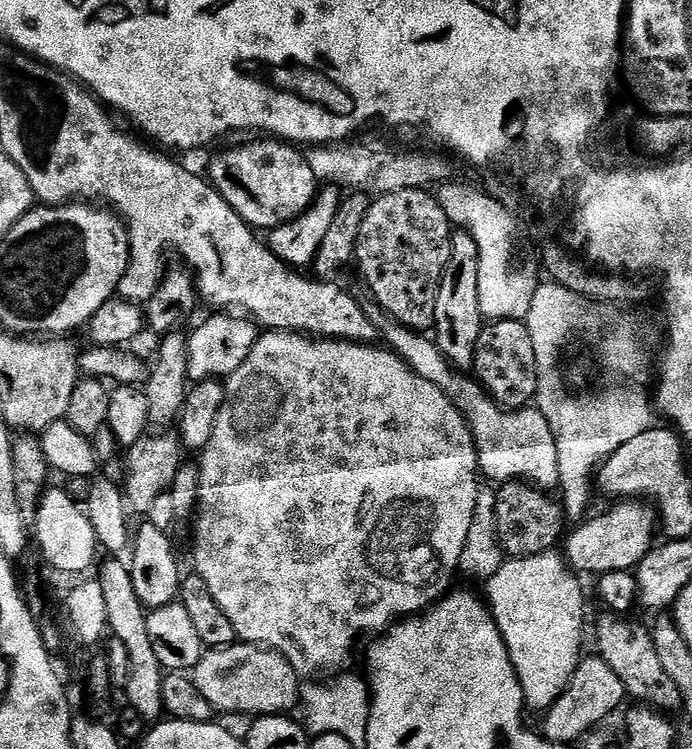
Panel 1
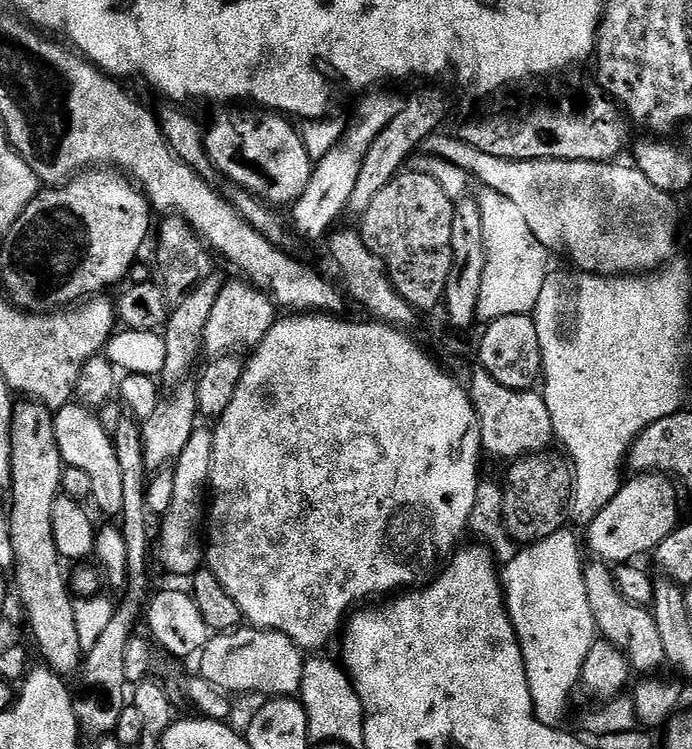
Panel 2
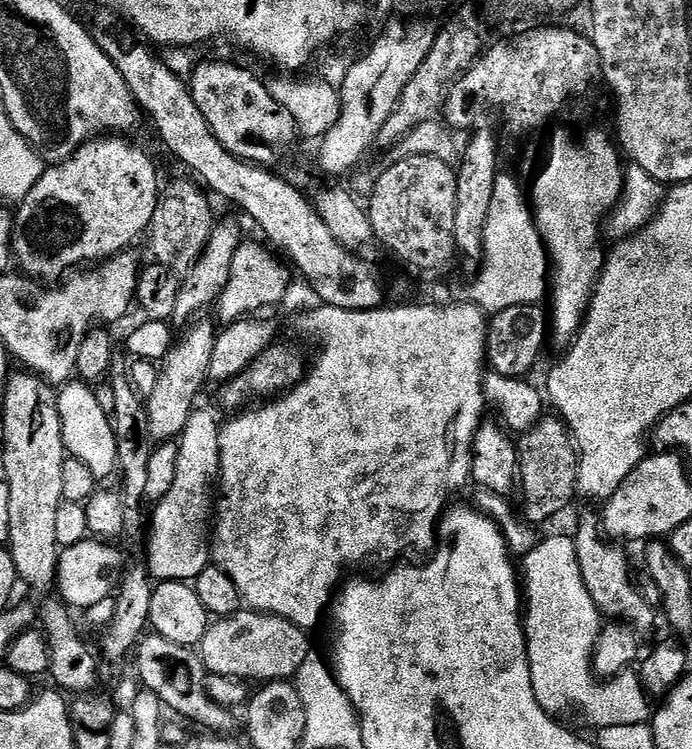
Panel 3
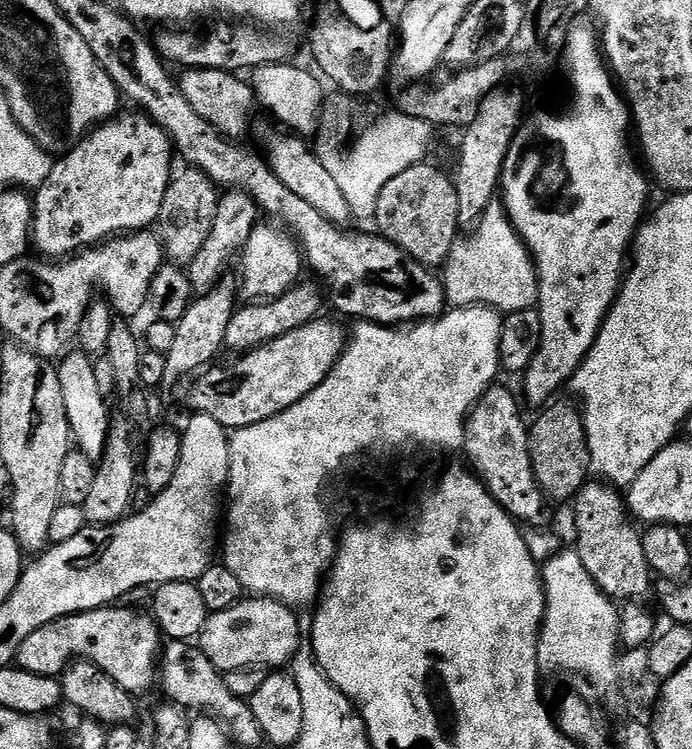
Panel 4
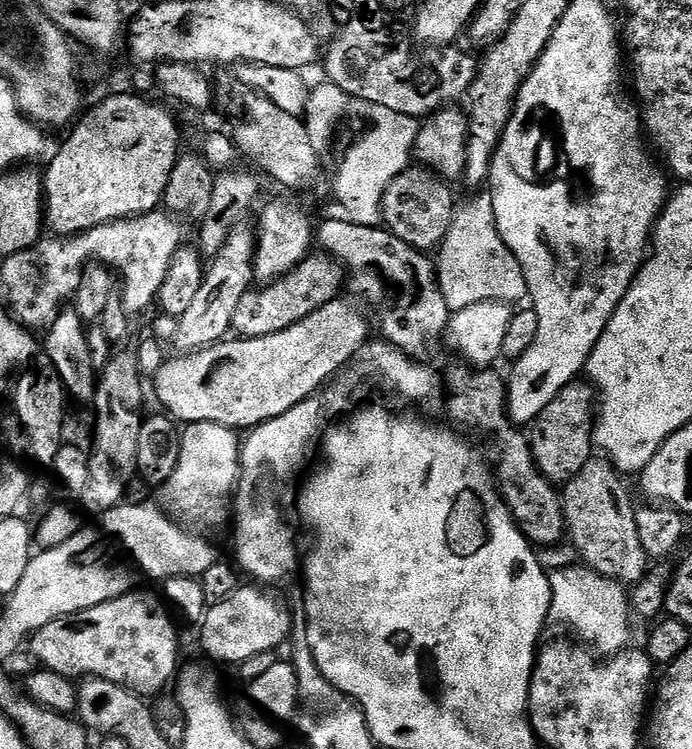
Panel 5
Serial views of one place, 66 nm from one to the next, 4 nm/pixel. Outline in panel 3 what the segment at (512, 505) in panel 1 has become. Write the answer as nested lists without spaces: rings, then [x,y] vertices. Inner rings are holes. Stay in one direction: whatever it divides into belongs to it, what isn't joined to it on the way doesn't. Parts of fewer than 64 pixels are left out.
[[[556,416],[541,417],[535,427],[518,442],[517,471],[520,494],[525,498],[524,518],[531,525],[540,524],[562,513],[577,497],[579,453],[566,423]]]

